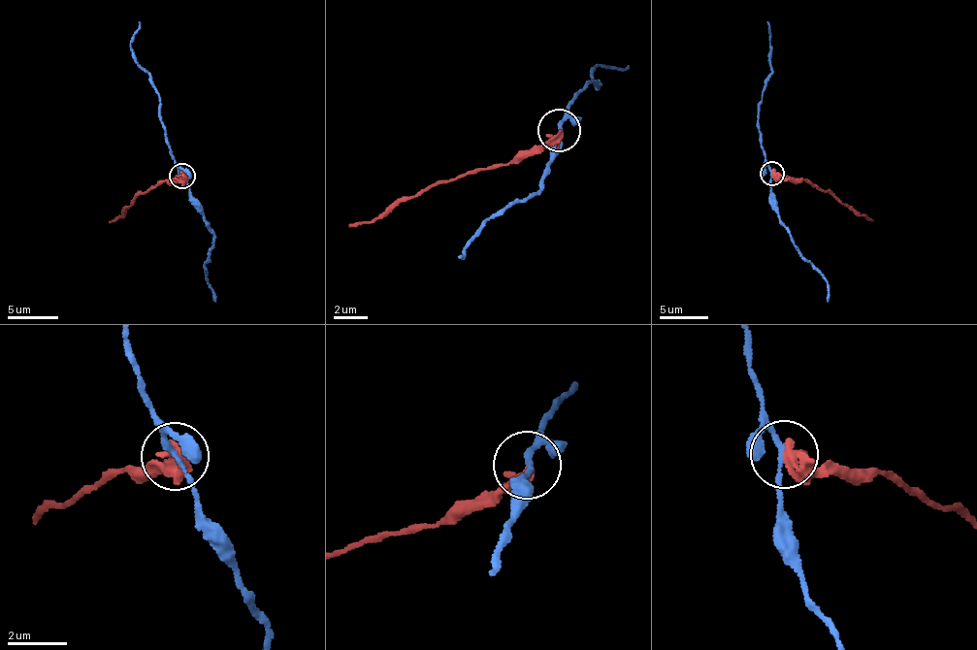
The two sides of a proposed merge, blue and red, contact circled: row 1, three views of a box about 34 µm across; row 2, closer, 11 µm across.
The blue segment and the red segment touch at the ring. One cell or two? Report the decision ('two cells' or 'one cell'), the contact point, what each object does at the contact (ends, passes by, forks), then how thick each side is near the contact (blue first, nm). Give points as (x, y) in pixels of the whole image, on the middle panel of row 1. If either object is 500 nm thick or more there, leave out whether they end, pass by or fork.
two cells | (559, 130) | blue passes by | red ends | 160/360 nm

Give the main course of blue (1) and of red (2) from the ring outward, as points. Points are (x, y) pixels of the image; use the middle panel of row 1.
1: (560, 129), (580, 88), (599, 81), (600, 88), (594, 67), (629, 64)
2: (560, 129), (498, 165), (435, 182), (375, 221), (347, 225)

